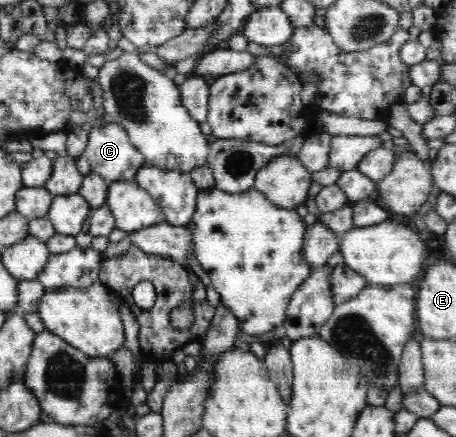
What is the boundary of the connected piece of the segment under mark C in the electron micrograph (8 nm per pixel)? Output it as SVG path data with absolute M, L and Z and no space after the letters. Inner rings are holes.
M111 121L90 131L82 155L89 160L90 171L110 183L134 181L145 165L143 156L132 145L127 132Z

